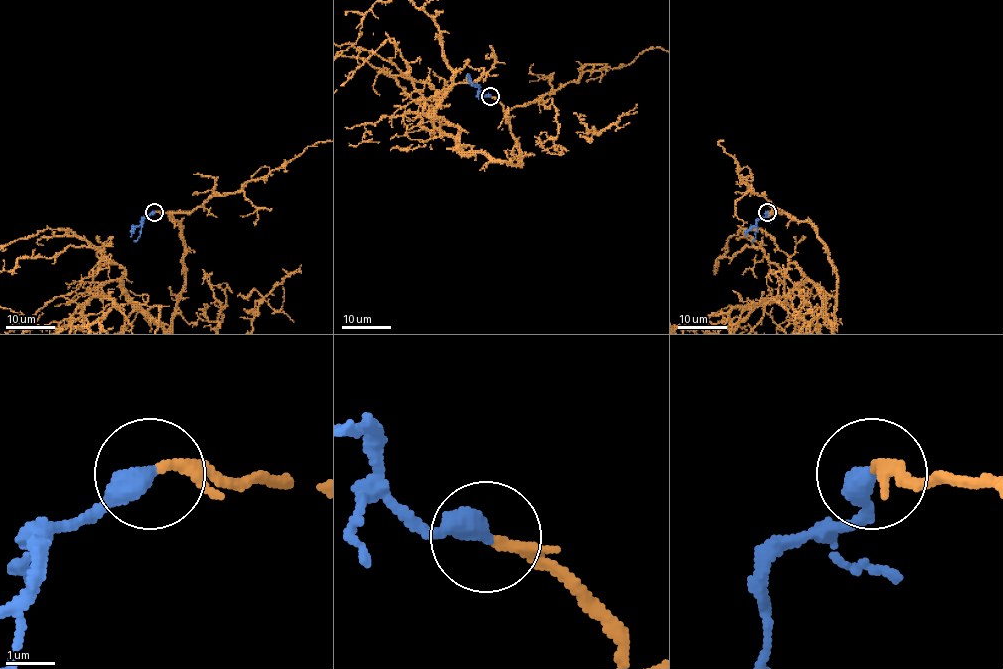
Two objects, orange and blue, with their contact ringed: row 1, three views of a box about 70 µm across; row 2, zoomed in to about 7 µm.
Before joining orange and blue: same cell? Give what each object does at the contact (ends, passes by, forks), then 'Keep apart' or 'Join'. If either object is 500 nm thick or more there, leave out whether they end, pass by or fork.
At the ring orange ends. At the ring blue ends. Join

